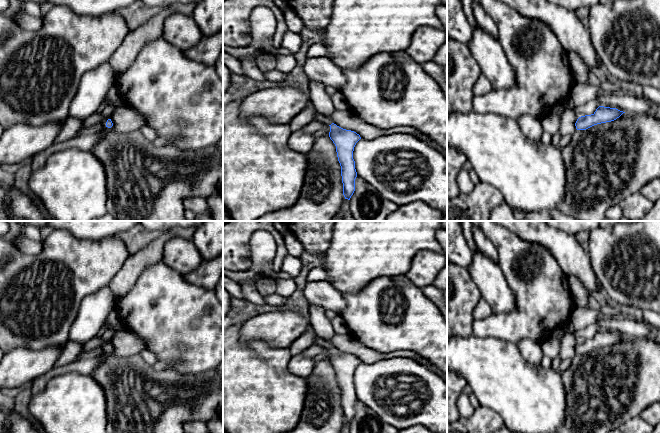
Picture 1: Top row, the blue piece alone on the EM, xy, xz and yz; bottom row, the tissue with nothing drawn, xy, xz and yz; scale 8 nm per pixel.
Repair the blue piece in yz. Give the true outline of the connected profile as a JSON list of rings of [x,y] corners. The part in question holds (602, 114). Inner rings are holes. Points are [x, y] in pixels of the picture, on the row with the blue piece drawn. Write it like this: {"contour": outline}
{"contour": [[[599,106],[593,114],[579,117],[575,126],[577,130],[586,130],[597,124],[614,121],[623,113],[616,108]]]}

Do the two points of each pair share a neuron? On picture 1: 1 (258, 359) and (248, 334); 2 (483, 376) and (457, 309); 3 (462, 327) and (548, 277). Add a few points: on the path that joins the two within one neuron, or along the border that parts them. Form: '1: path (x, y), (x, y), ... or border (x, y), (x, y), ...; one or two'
1: border (241, 324), (243, 344), (264, 340), (274, 347); two
2: border (471, 333), (465, 337), (457, 337); two
3: border (474, 320), (471, 326), (471, 333); two

